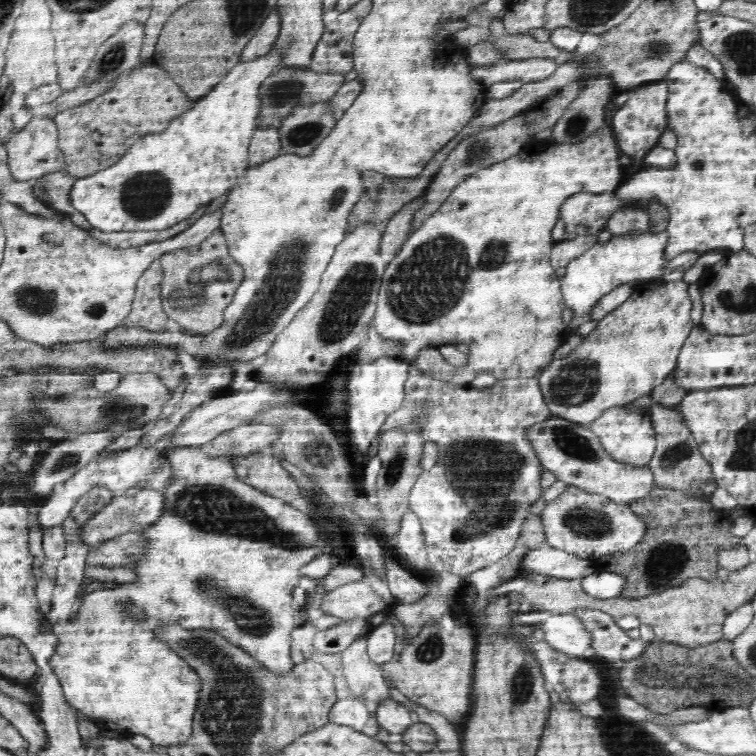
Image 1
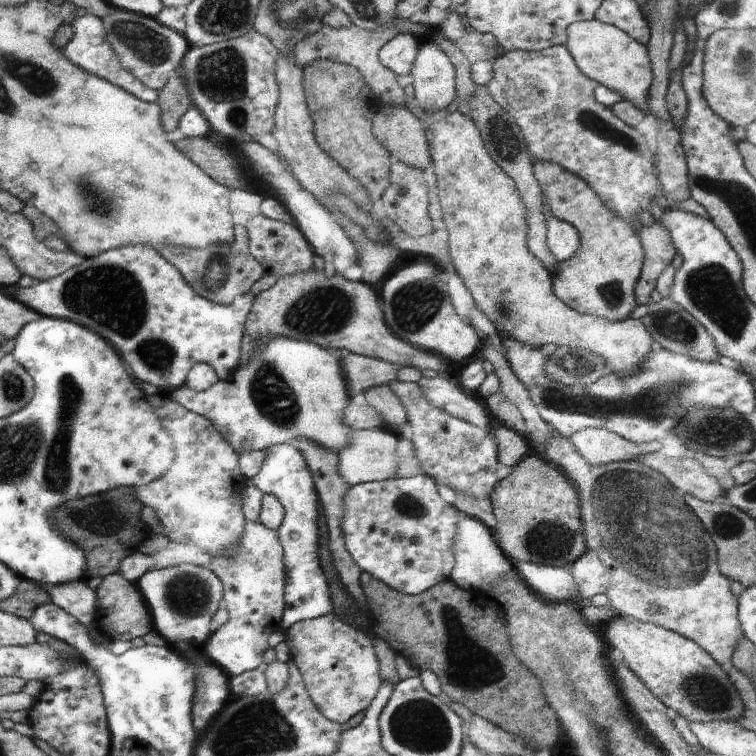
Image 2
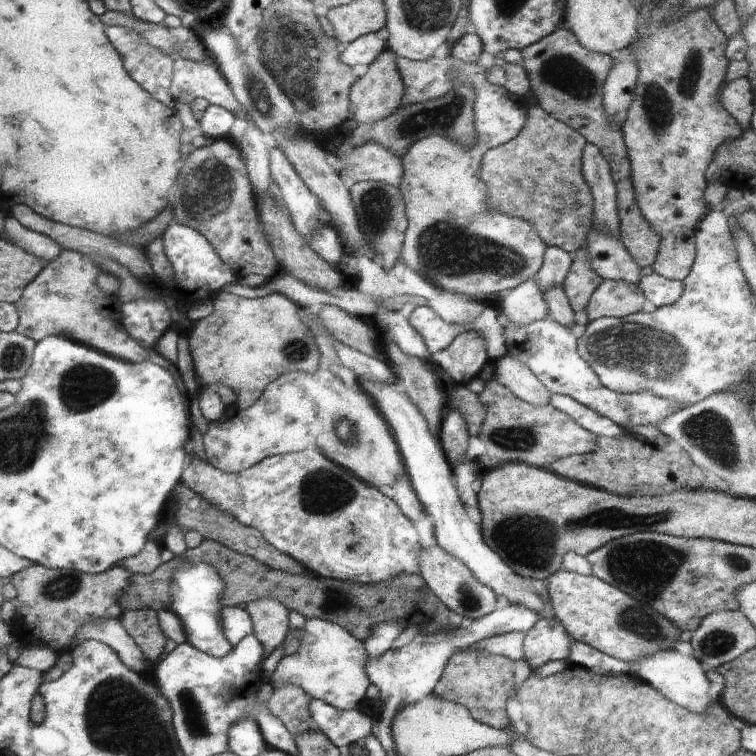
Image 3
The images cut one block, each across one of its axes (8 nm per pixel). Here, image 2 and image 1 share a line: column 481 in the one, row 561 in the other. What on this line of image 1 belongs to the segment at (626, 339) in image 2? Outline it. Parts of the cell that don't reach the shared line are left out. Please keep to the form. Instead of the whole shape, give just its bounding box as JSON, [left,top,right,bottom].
[49,434,334,748]

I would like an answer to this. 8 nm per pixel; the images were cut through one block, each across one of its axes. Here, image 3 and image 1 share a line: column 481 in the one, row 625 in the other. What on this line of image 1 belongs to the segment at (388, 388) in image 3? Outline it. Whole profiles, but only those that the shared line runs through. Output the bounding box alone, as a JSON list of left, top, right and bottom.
[532,612,596,659]

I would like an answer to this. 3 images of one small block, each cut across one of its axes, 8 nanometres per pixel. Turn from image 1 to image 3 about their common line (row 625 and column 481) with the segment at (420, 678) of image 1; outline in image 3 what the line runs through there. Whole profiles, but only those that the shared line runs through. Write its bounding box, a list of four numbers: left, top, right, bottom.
[476,377,598,471]

